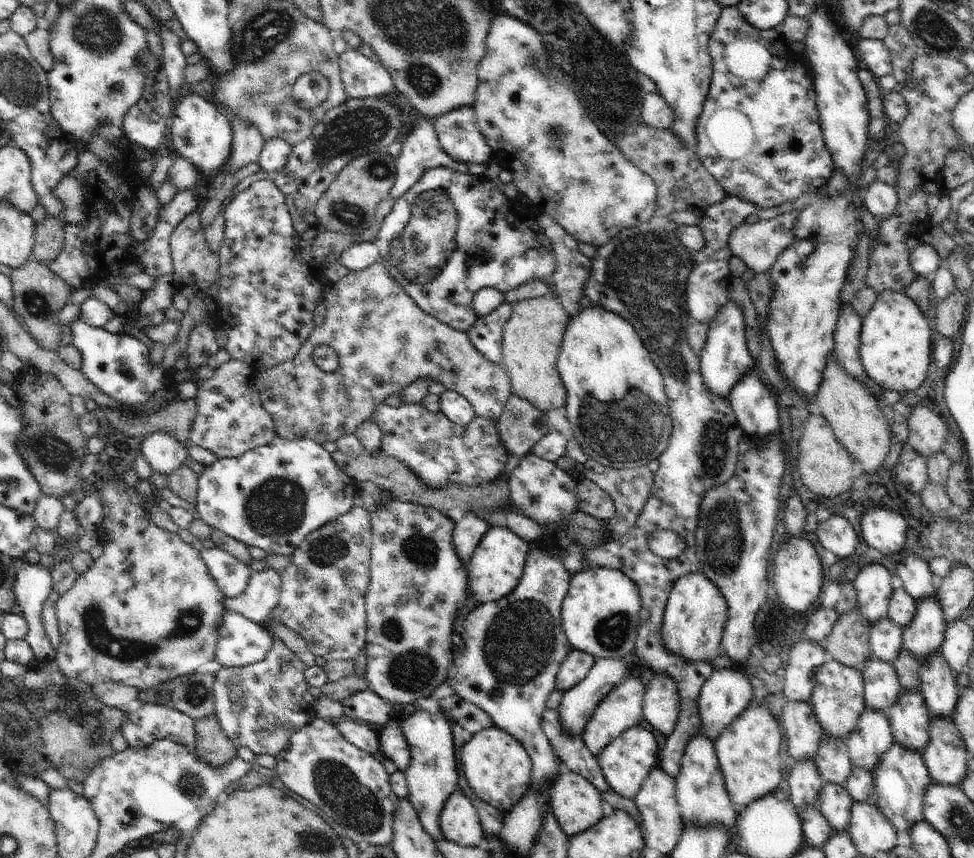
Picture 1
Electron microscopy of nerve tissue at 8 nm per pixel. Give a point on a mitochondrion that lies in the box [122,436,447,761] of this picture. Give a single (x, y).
(277, 506)

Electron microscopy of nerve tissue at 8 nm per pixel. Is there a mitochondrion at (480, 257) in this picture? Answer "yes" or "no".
no

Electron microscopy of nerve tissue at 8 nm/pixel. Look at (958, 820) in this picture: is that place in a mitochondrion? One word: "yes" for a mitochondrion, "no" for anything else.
yes

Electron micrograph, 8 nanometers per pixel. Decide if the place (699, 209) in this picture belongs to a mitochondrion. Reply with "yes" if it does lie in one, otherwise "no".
no

